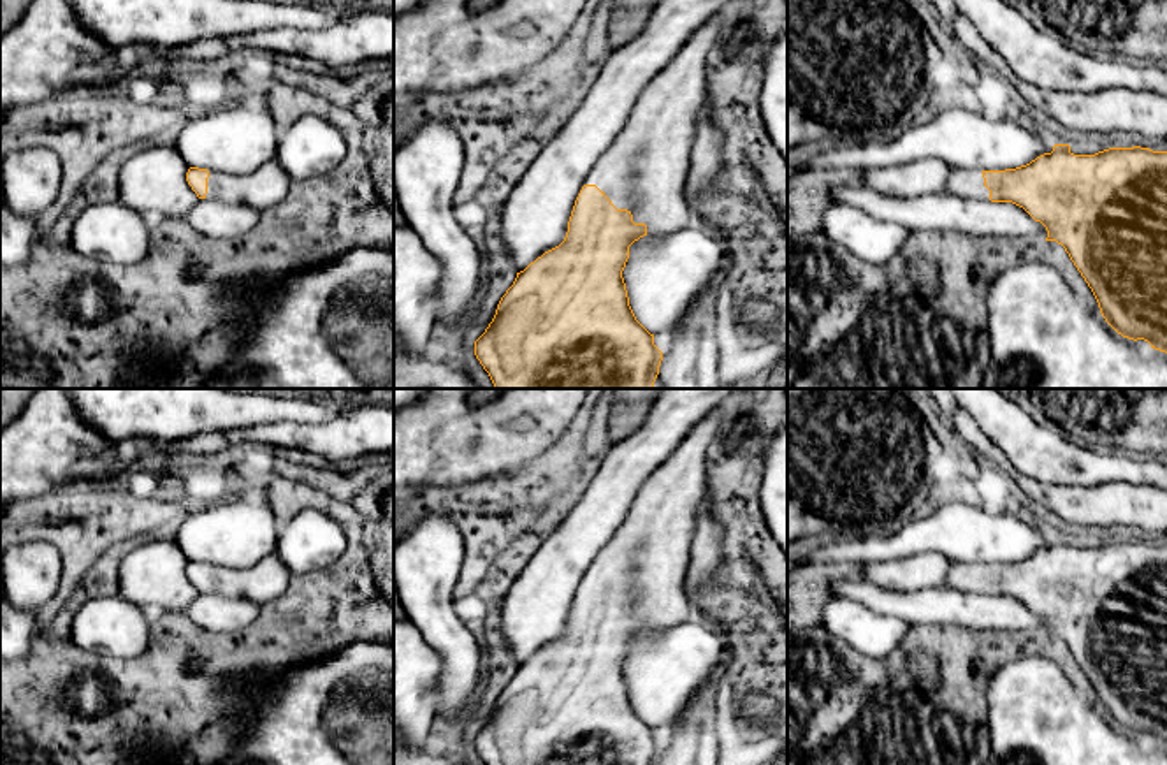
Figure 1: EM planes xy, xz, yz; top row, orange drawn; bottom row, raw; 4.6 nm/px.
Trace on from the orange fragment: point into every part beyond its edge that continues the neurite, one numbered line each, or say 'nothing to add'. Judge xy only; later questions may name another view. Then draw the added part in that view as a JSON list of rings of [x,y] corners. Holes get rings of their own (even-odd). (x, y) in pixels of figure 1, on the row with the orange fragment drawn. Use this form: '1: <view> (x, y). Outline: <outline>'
1: xy (266, 187). Outline: [[[278,160],[244,176],[209,171],[206,200],[246,204],[264,213],[285,200],[290,185],[292,178]]]

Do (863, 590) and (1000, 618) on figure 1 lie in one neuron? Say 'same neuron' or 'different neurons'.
same neuron

